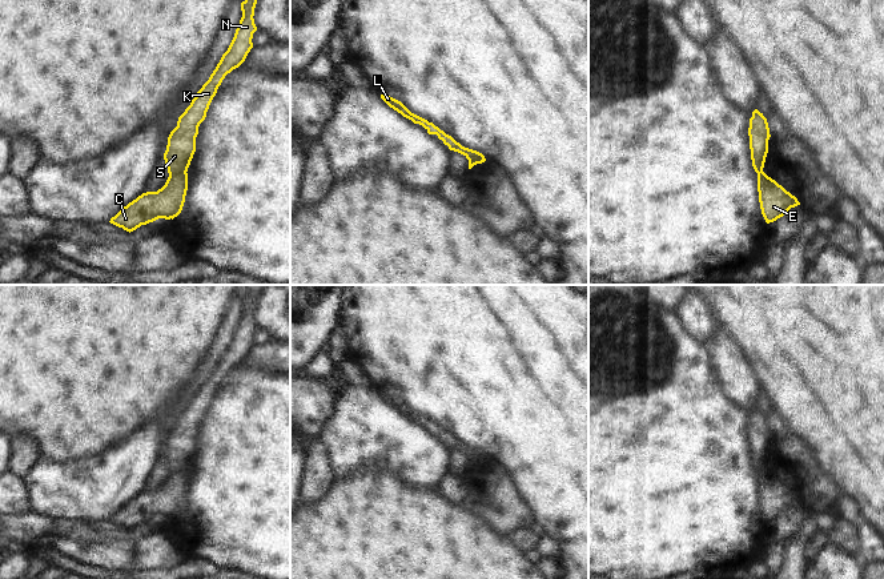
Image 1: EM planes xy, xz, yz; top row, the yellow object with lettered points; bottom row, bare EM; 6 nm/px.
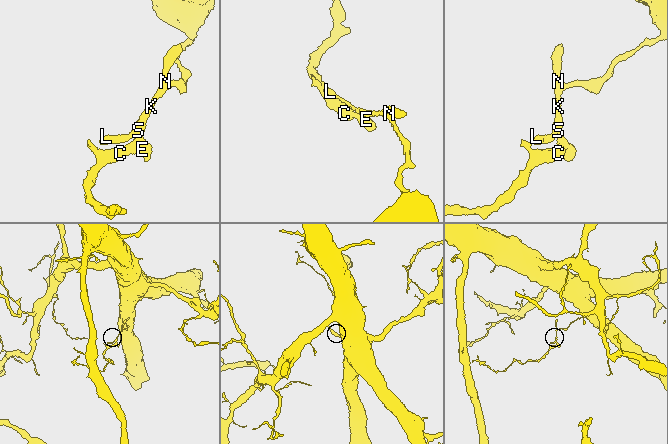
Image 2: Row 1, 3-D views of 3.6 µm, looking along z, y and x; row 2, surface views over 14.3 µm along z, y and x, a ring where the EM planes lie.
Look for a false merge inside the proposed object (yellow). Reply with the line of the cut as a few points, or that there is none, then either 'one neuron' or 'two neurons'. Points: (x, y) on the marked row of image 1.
cut xy (185, 171), (169, 175); two neurons

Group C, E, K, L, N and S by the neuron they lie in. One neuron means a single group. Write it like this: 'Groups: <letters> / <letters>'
Groups: C E / K L N S.

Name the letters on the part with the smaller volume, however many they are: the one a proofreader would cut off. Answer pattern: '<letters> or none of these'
C, E

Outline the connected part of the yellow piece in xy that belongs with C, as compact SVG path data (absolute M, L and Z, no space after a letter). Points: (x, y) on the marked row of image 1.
M188 173L169 174L165 185L157 192L146 192L124 206L110 224L133 232L158 218L173 220L184 206L188 190Z

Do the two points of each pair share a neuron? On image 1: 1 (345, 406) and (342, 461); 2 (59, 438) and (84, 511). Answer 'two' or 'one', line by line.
1: one
2: two

